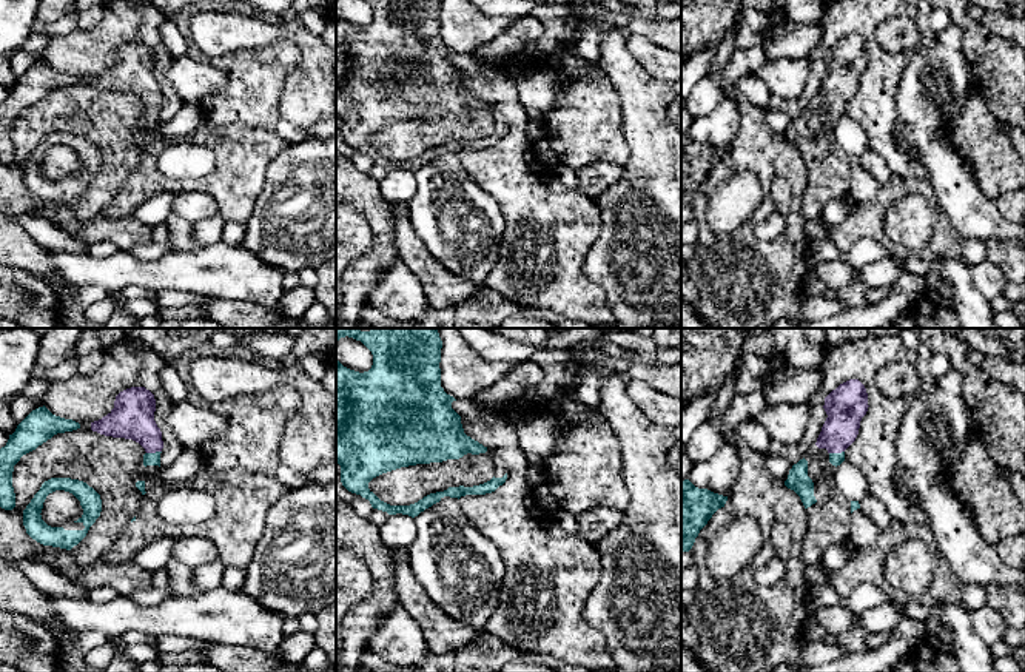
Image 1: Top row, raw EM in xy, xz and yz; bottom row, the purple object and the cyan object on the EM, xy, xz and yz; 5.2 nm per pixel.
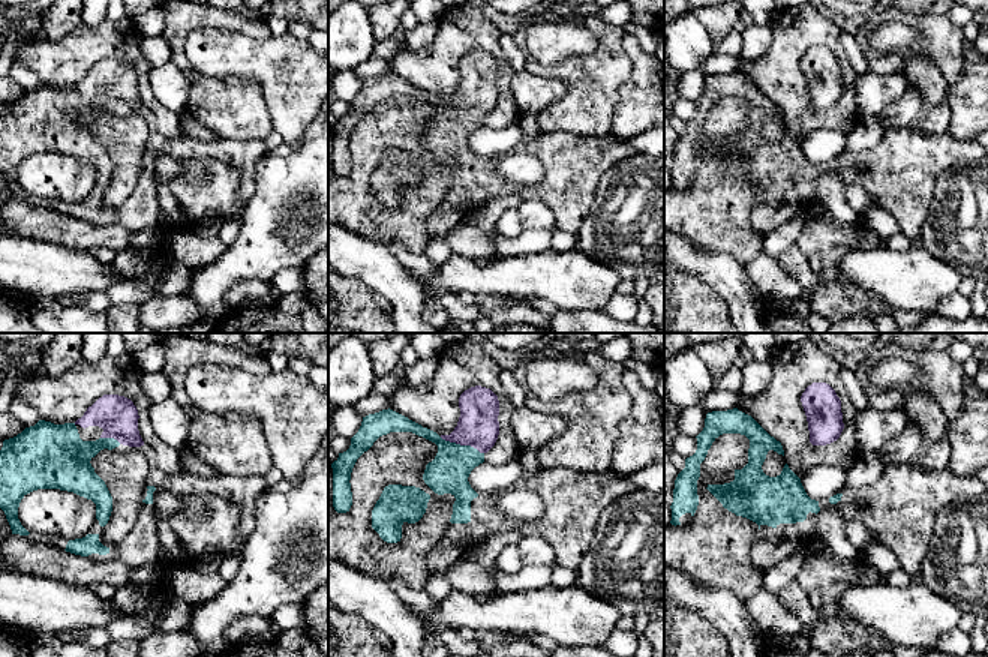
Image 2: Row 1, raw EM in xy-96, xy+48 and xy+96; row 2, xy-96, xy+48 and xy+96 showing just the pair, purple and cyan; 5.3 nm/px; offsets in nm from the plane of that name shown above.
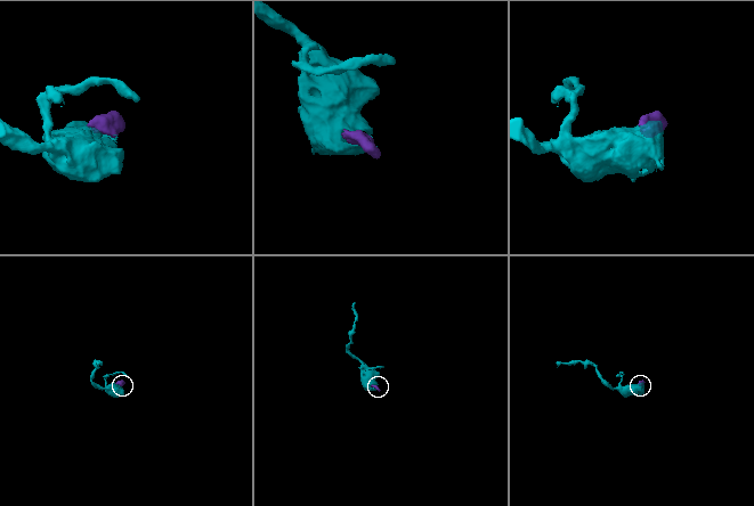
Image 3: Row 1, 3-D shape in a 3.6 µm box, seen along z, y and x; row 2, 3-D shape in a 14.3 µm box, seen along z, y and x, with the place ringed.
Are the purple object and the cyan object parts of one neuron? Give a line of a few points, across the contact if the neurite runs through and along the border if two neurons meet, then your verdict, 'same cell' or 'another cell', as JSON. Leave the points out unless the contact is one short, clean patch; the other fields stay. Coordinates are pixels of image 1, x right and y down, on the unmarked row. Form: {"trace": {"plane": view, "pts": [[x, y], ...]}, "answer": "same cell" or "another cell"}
{"trace": {"plane": "xy", "pts": [[133, 71], [150, 91], [153, 107], [148, 113]]}, "answer": "same cell"}

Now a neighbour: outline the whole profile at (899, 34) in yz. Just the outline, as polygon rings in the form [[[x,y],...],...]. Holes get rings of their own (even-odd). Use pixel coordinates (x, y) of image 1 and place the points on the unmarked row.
[[[906,15],[892,17],[877,31],[880,46],[894,54],[911,54],[922,46],[919,26]]]

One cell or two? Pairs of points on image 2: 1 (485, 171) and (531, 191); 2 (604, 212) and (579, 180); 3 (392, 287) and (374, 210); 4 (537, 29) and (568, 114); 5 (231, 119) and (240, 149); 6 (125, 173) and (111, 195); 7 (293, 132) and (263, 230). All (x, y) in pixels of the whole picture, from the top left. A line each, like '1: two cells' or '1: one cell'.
1: one cell
2: two cells
3: two cells
4: two cells
5: two cells
6: one cell
7: two cells

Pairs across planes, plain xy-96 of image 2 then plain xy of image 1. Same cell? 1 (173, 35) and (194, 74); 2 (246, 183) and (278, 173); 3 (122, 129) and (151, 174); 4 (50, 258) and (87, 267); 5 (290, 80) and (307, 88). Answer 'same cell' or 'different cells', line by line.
1: different cells
2: different cells
3: different cells
4: same cell
5: same cell

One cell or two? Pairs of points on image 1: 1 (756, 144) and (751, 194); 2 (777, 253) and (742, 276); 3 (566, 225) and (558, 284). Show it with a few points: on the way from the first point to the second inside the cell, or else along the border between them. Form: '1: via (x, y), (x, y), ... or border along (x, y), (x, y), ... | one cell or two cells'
1: border along (734, 170), (749, 170), (763, 187) | two cells
2: via (768, 262), (757, 273), (751, 273) | one cell
3: via (558, 239), (558, 270) | one cell

